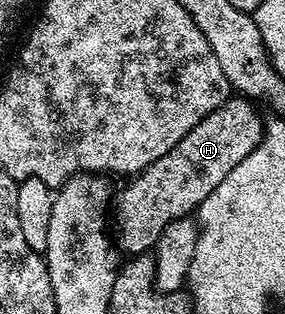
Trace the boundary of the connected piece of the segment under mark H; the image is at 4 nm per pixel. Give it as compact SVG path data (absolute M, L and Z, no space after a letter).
M243 95L229 96L215 111L206 115L206 119L198 123L198 127L191 129L172 150L162 155L162 159L150 163L150 167L146 167L129 180L132 182L121 191L120 198L117 201L115 198L114 201L114 213L116 209L114 237L119 248L121 245L128 255L147 254L155 250L163 229L172 220L188 217L199 210L200 204L210 195L210 191L214 191L214 187L218 187L218 183L222 183L222 179L226 179L226 175L230 175L230 171L234 171L234 167L238 167L238 163L242 163L242 159L246 159L246 155L250 155L250 151L254 151L264 138L266 121L265 118L260 118L260 113L255 108L259 109Z

